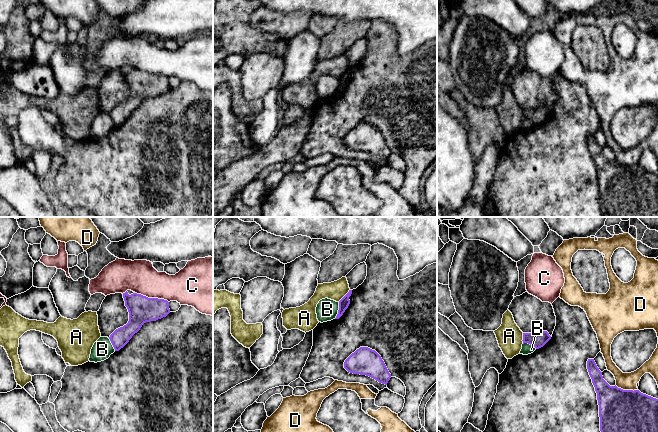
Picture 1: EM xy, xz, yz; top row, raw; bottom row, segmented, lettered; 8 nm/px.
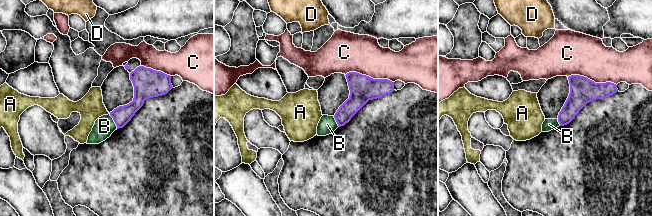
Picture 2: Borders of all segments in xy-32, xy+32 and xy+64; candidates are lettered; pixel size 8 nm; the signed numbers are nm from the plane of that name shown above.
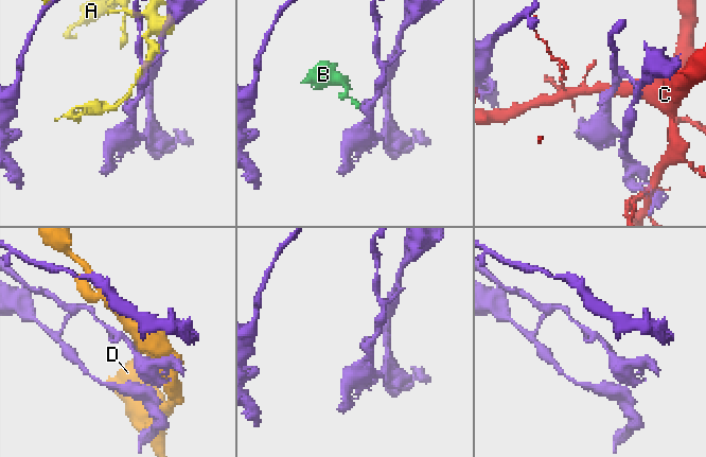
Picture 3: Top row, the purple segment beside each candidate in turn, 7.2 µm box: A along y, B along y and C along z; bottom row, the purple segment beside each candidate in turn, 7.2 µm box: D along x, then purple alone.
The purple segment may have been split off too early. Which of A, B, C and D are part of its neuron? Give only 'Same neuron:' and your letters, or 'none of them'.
Same neuron: none of them

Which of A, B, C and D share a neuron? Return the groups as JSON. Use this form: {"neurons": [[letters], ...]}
{"neurons": [["A"], ["B"], ["C"], ["D"]]}

